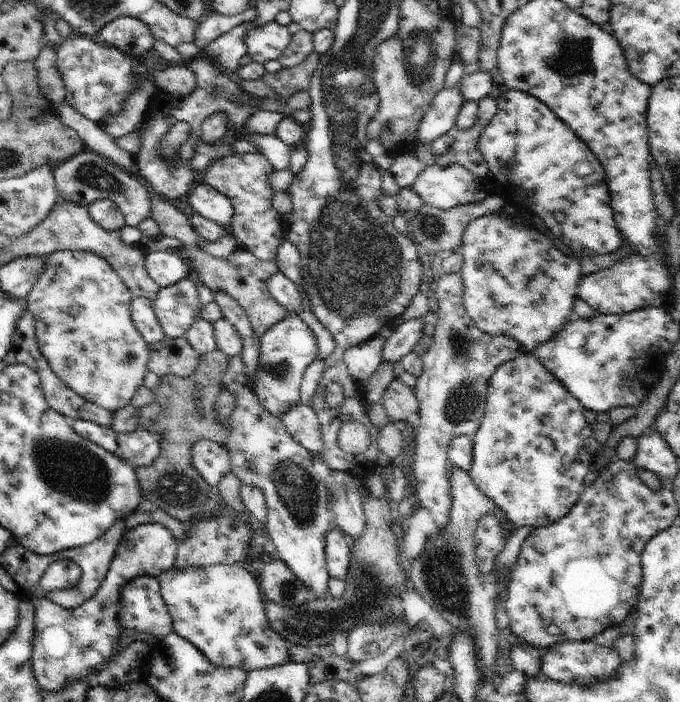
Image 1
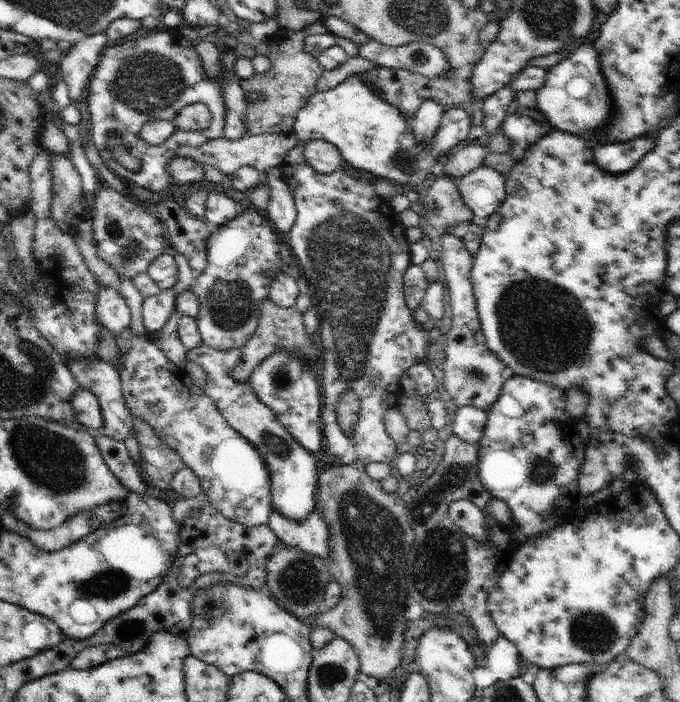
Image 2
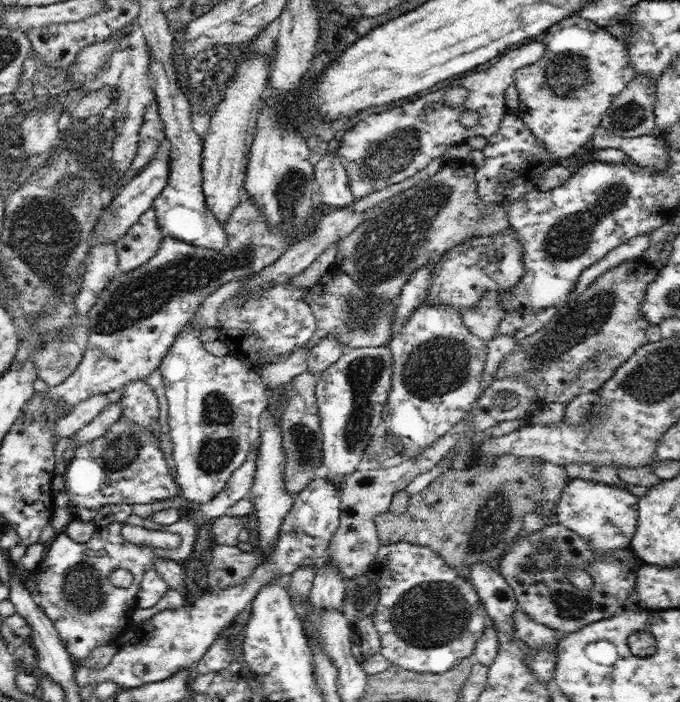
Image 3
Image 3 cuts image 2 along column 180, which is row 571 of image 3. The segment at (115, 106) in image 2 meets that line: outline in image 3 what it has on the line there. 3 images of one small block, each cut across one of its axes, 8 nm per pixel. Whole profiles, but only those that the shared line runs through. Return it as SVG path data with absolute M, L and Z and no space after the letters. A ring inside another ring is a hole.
M257 446L248 453L244 464L233 472L222 492L218 492L208 504L190 507L189 513L178 518L174 524L161 525L150 520L149 517L142 518L132 513L125 522L98 527L92 538L85 543L71 540L64 530L54 536L47 544L47 554L38 569L34 571L34 575L42 595L40 606L54 623L60 641L70 657L82 662L95 648L116 643L121 632L134 624L130 618L138 608L136 596L144 574L148 570L155 569L156 560L174 560L183 566L194 550L199 525L229 514L231 506L234 506L238 500L248 497L256 474L256 456L258 456L256 452L258 452ZM124 523L148 530L178 534L182 544L174 550L149 549L144 544L131 544L121 533ZM118 569L130 571L132 574L134 581L128 588L118 588L110 583L112 572Z

